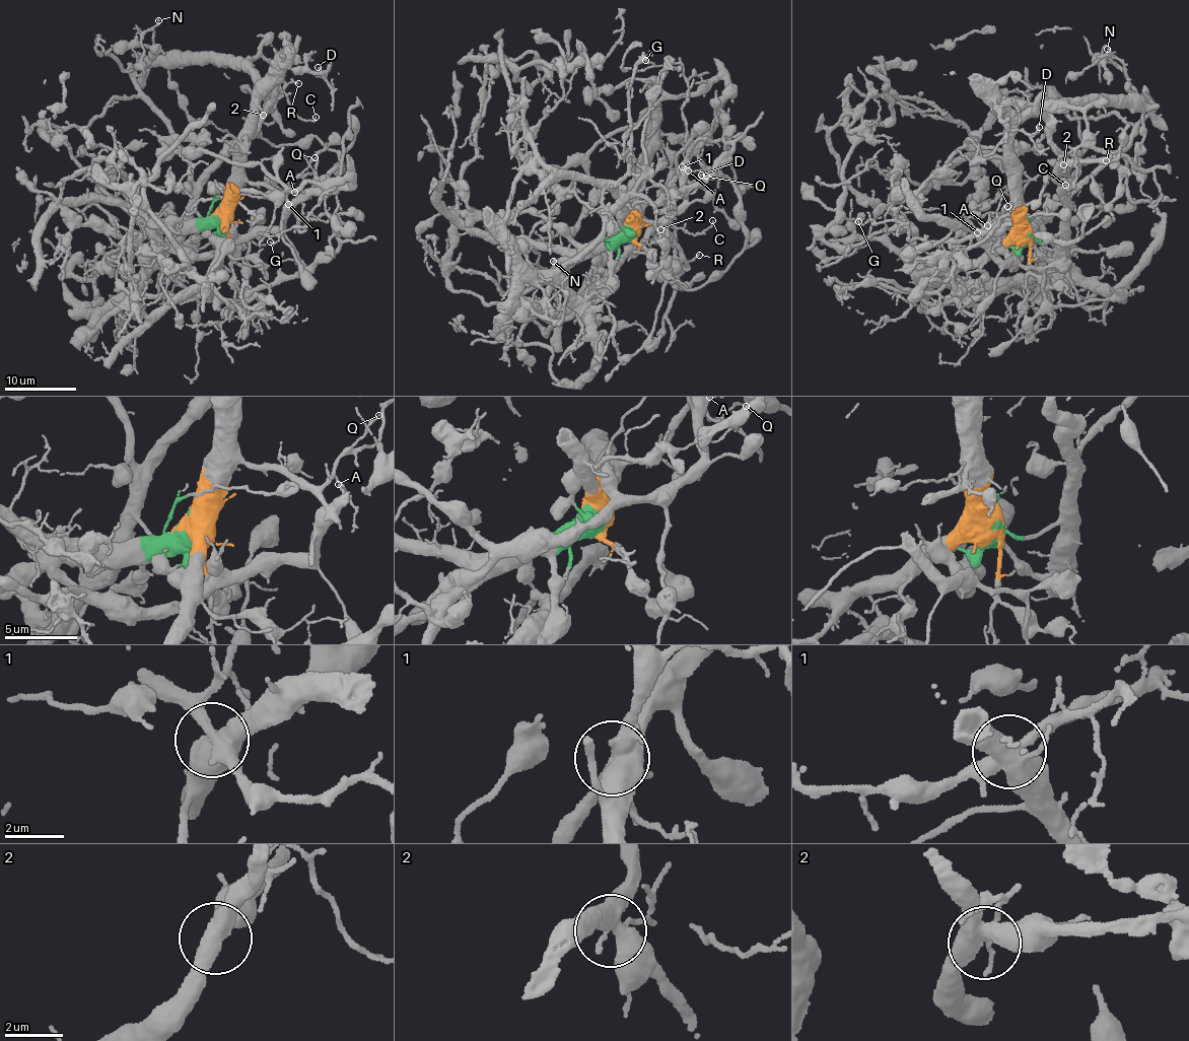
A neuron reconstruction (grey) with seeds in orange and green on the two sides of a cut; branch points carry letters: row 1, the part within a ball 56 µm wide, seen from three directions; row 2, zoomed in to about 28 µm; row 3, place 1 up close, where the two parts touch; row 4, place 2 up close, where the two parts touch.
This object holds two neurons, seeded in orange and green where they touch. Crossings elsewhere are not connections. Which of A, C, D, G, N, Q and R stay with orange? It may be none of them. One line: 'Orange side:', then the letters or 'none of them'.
Orange side: C, D, G, N, Q

